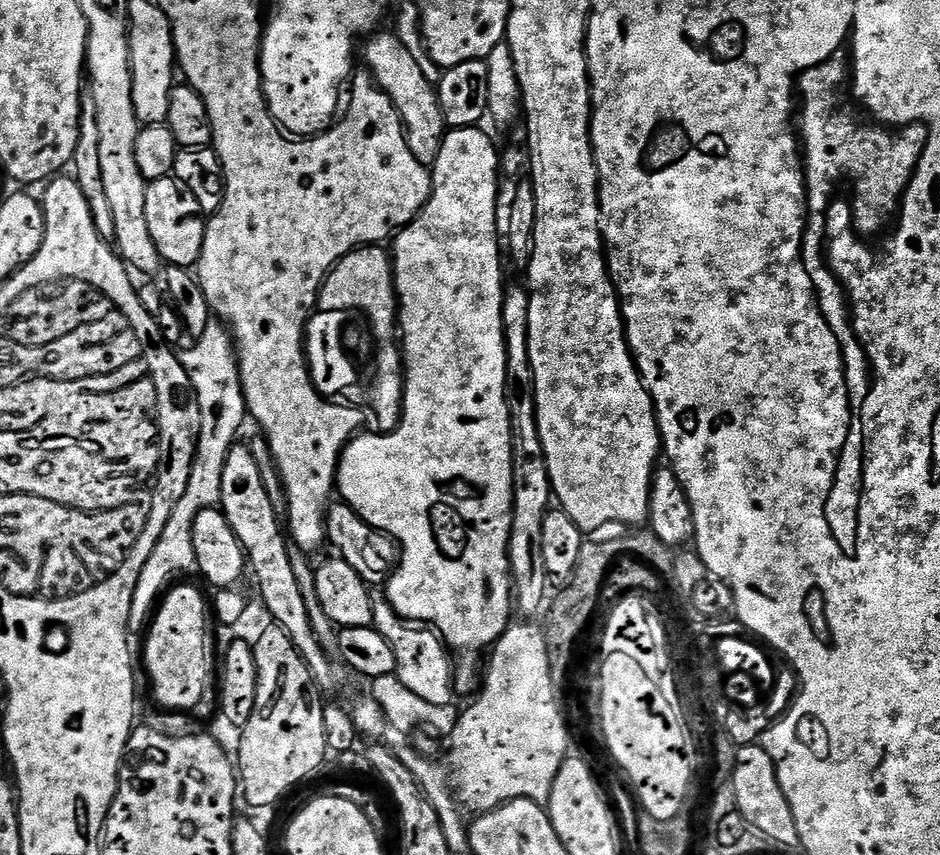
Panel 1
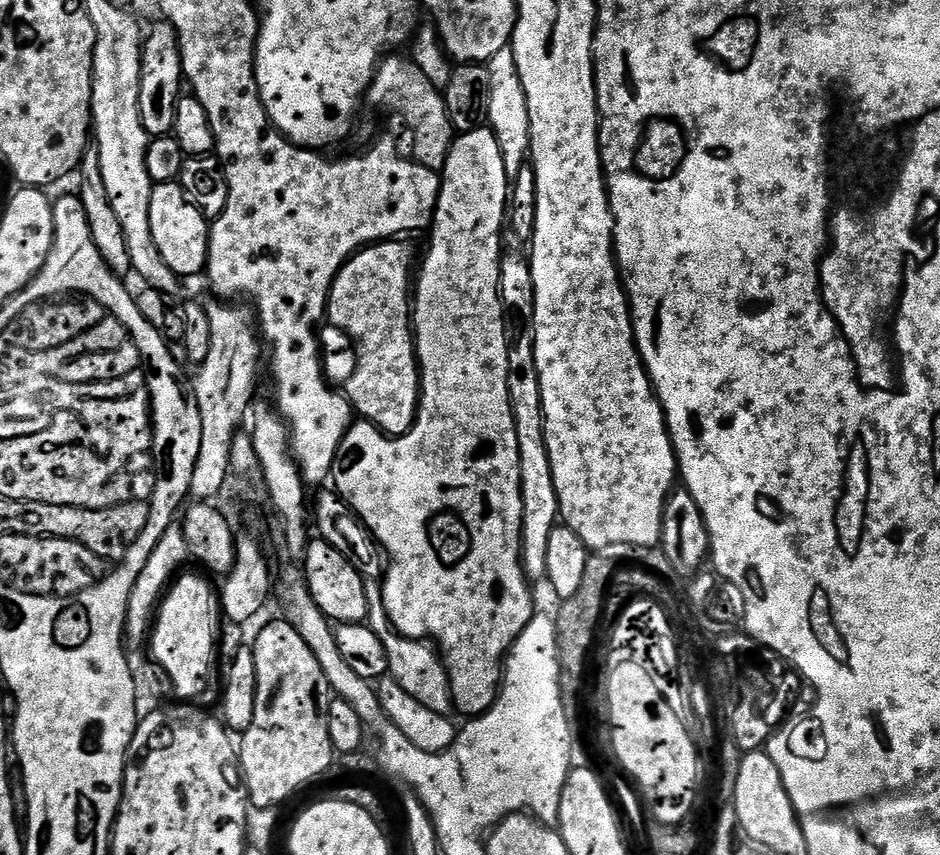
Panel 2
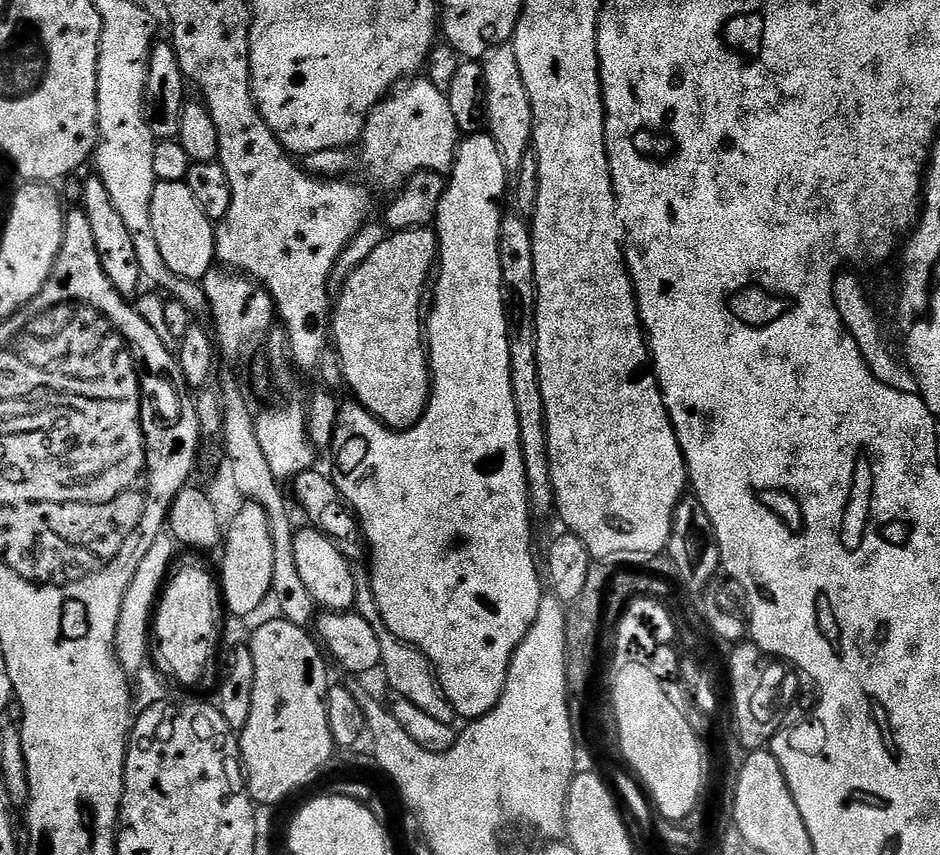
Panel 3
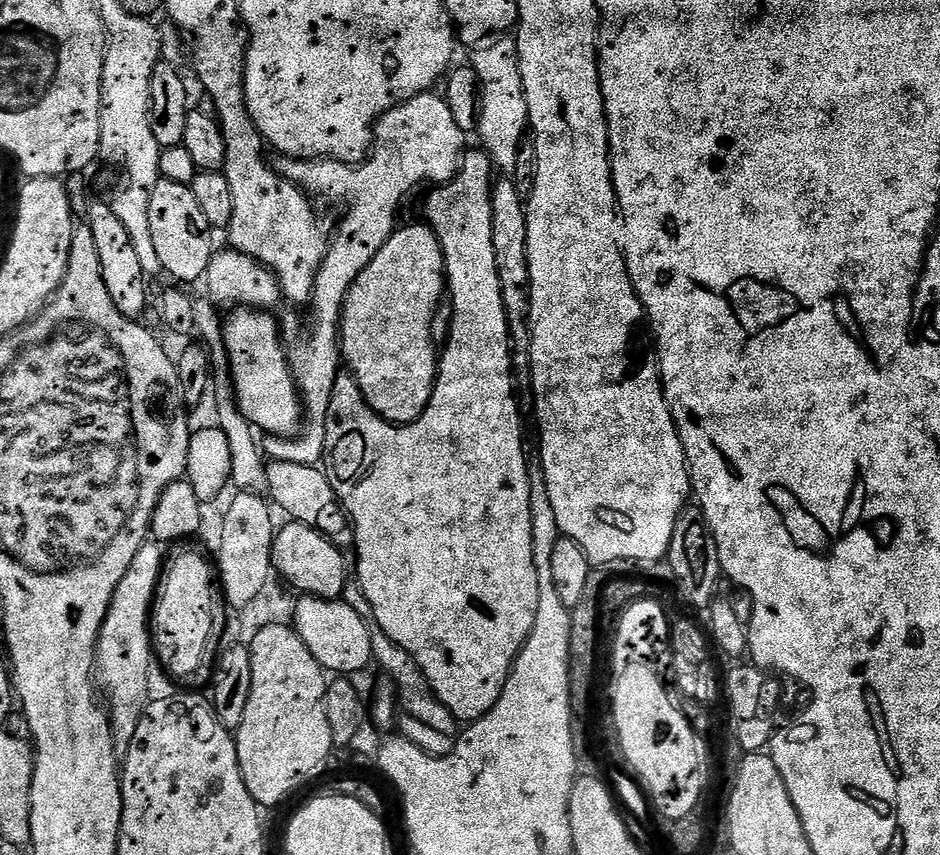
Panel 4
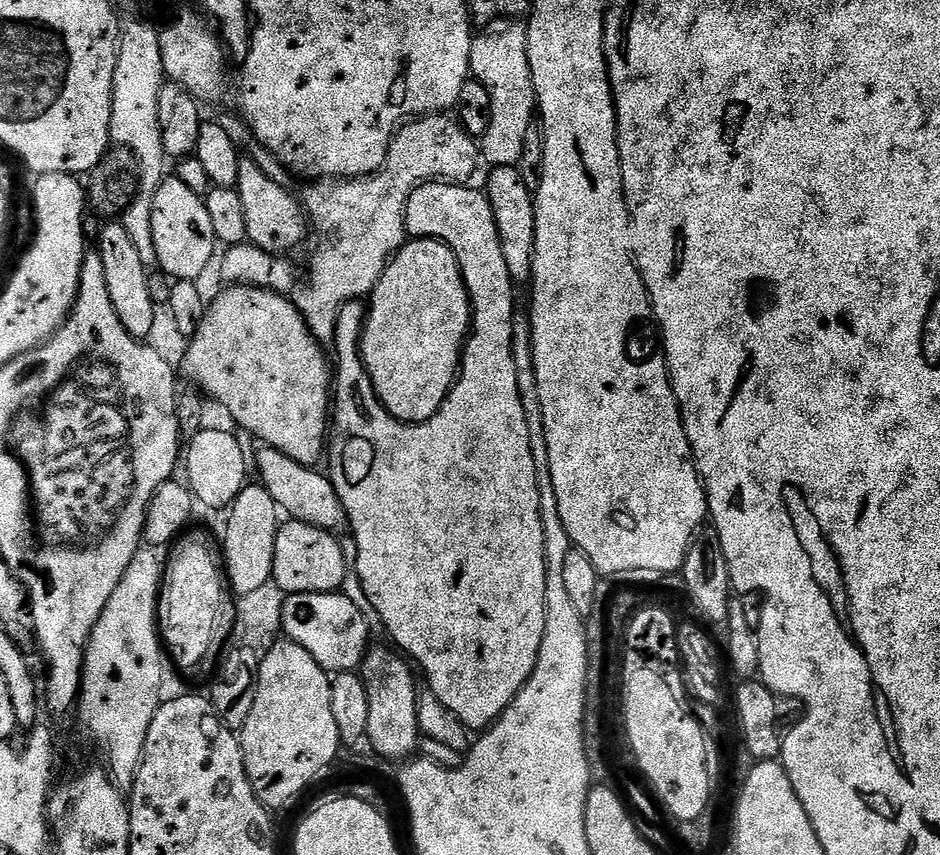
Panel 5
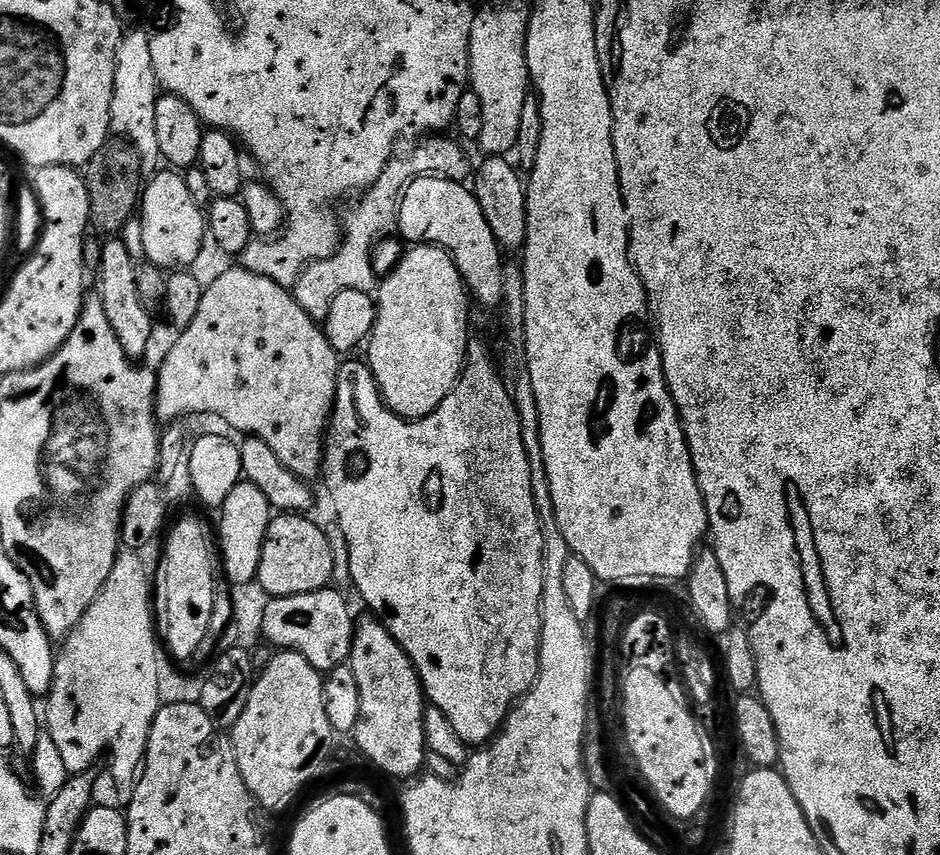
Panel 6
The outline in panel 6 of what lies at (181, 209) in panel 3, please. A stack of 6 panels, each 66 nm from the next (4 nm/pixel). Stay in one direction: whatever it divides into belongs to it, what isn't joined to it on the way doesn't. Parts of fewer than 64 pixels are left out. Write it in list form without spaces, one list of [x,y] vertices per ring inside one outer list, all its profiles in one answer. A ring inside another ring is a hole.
[[[176,170],[157,171],[156,177],[149,179],[142,189],[142,199],[138,209],[138,219],[142,226],[142,246],[144,247],[144,260],[156,268],[165,270],[188,270],[192,263],[200,256],[200,251],[206,244],[206,212],[205,209],[194,202],[190,194],[190,186],[186,186],[184,176]]]

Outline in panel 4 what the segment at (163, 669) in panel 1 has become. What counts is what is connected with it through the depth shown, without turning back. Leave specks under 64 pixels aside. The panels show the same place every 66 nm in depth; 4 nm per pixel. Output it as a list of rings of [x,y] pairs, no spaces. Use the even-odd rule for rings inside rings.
[[[176,546],[173,552],[167,553],[164,571],[160,574],[160,582],[156,589],[152,611],[150,613],[150,631],[154,637],[154,656],[159,667],[163,668],[169,677],[183,676],[189,678],[198,670],[202,663],[202,654],[206,654],[206,646],[213,629],[213,615],[218,611],[218,576],[214,564],[200,552],[195,552],[188,546]]]

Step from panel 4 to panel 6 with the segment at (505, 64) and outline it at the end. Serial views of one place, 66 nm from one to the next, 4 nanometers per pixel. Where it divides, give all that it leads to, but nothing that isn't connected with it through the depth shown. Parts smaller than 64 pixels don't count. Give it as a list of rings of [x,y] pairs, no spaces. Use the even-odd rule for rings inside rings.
[[[520,6],[488,8],[473,17],[471,28],[470,50],[468,51],[468,71],[471,91],[478,94],[482,104],[482,134],[477,142],[478,147],[487,157],[506,156],[516,148],[519,127],[522,124],[522,113],[525,102],[531,91],[531,72],[525,56],[525,44],[528,41],[529,11]]]

